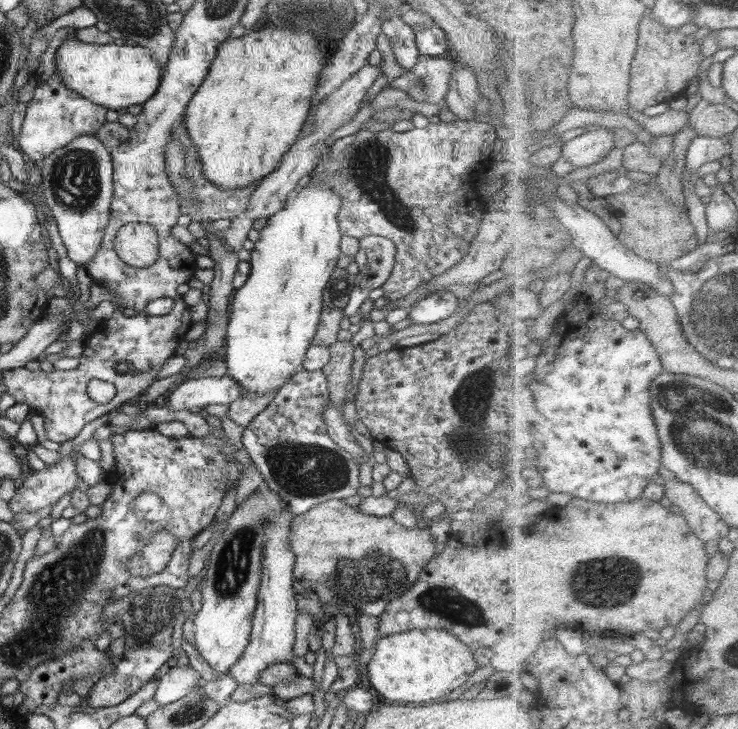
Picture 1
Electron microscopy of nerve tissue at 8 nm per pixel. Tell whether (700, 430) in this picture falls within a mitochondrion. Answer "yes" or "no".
yes

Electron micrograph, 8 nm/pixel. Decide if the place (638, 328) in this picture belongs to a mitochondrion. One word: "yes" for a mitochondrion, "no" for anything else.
no

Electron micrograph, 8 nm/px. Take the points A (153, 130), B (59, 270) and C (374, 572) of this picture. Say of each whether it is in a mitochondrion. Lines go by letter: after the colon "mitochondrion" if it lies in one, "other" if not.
A: other
B: other
C: mitochondrion

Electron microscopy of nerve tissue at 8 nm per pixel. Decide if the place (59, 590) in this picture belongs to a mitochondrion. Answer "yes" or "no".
yes

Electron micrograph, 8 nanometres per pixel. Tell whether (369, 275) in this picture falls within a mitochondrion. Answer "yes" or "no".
no

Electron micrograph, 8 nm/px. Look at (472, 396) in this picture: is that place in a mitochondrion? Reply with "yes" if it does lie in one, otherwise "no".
yes

